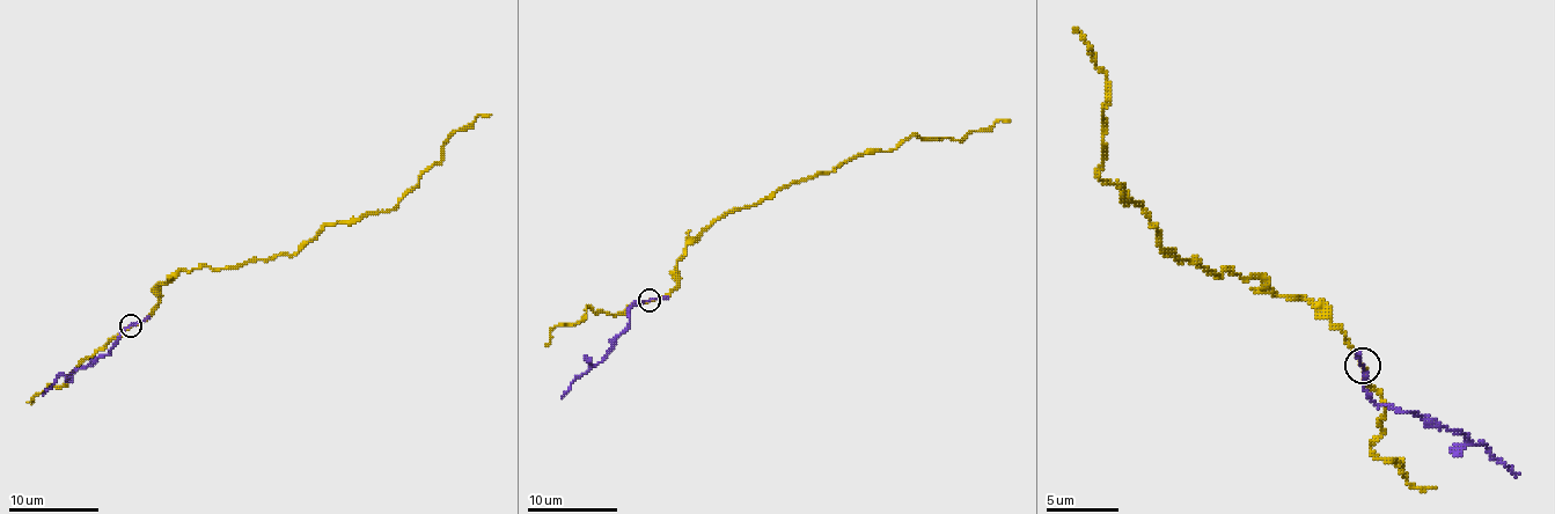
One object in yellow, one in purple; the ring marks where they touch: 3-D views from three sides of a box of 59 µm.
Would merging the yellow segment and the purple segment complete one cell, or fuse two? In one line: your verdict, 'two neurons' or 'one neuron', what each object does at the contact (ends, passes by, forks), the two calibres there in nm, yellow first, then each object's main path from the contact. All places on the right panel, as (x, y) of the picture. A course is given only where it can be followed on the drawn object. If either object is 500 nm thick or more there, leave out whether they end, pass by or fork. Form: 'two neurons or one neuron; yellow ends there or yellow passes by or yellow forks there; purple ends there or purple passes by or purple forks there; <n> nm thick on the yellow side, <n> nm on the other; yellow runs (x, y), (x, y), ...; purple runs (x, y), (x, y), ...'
two neurons; yellow passes by; purple passes by; 180 nm thick on the yellow side, 150 nm on the other; yellow runs (1363, 365), (1298, 300), (1168, 252), (1139, 202), (1099, 176), (1106, 75), (1077, 28); purple runs (1363, 365), (1363, 387), (1378, 404), (1439, 423), (1482, 445), (1519, 474)

